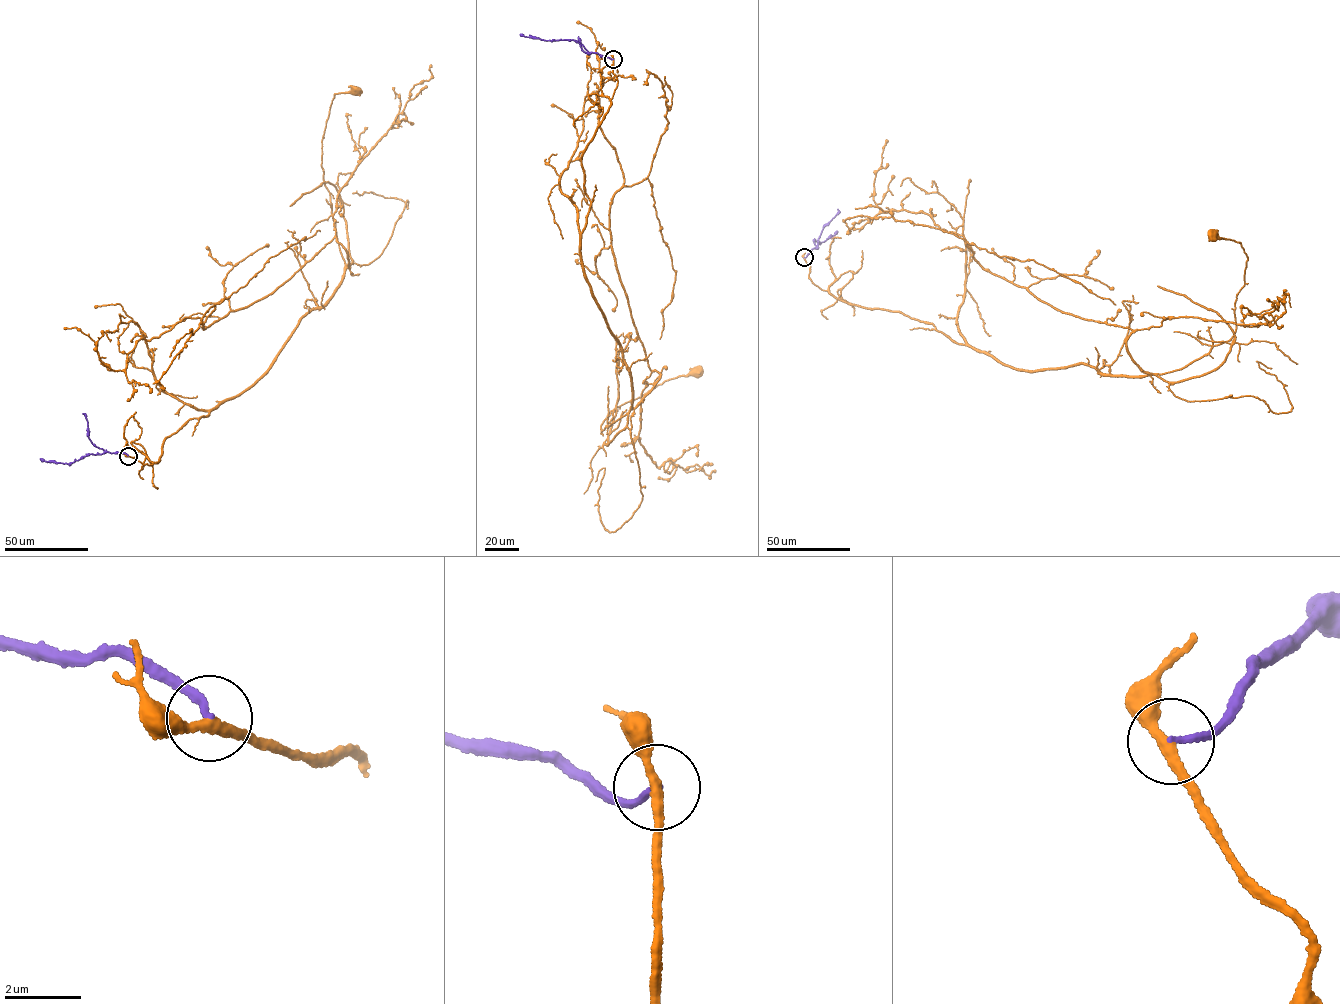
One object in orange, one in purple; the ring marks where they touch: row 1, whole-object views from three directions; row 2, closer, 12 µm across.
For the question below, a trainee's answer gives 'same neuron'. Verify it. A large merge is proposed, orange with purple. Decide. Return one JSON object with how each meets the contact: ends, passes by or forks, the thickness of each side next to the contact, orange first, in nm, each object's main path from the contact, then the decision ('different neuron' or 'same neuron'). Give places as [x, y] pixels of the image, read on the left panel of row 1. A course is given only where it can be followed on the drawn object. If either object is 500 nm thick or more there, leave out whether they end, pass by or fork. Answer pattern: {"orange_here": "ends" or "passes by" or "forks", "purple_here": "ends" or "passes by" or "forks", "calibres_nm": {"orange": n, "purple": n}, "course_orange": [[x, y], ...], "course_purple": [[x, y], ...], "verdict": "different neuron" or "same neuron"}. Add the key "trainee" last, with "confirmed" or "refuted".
{"orange_here": "passes by", "purple_here": "ends", "calibres_nm": {"orange": 260, "purple": 160}, "course_orange": [[128, 455], [158, 462], [165, 439], [268, 371], [340, 284], [322, 141], [334, 95], [354, 90]], "course_purple": [[128, 455], [106, 451], [90, 454], [68, 464], [40, 459]], "verdict": "different neuron", "trainee": "refuted"}

